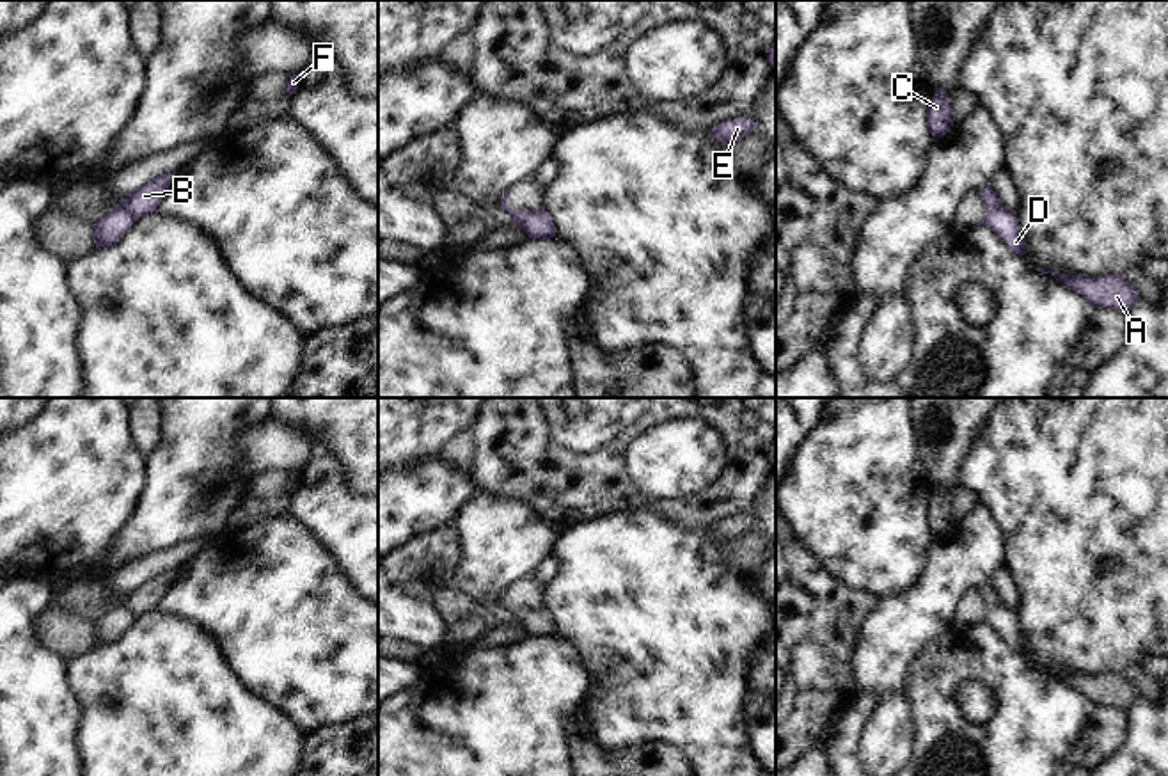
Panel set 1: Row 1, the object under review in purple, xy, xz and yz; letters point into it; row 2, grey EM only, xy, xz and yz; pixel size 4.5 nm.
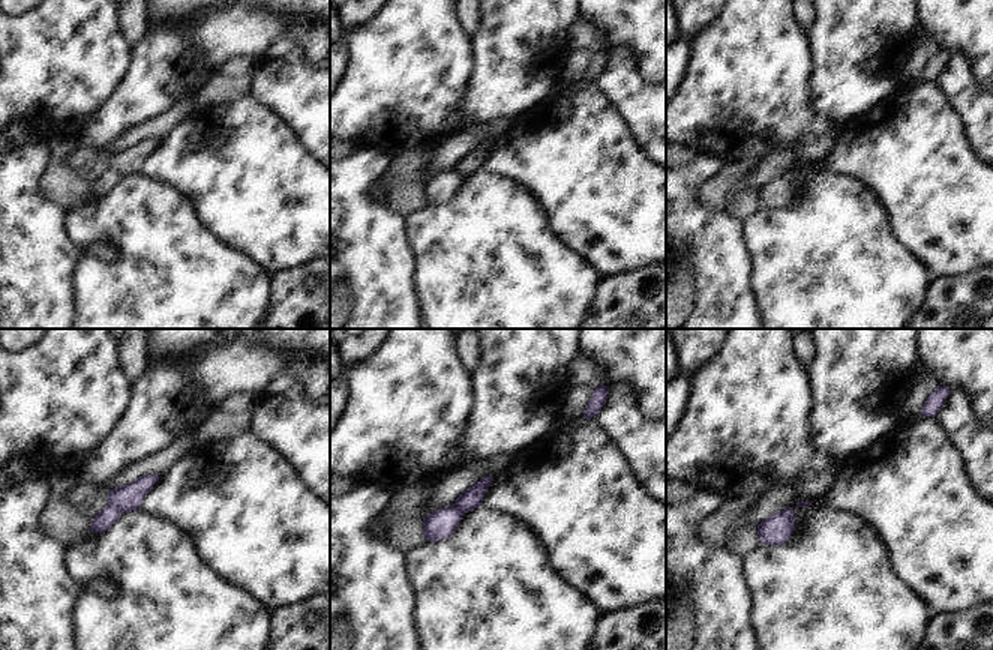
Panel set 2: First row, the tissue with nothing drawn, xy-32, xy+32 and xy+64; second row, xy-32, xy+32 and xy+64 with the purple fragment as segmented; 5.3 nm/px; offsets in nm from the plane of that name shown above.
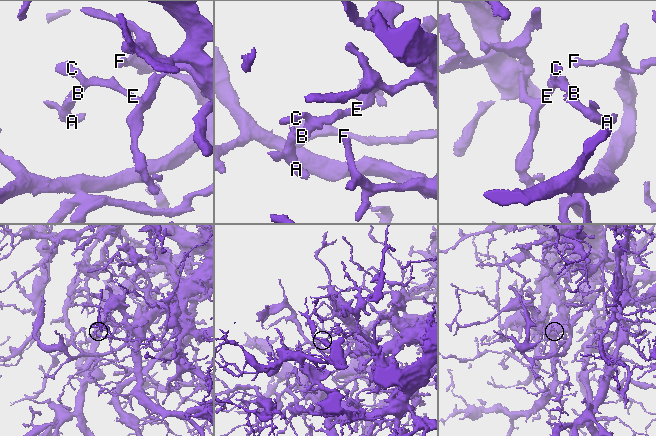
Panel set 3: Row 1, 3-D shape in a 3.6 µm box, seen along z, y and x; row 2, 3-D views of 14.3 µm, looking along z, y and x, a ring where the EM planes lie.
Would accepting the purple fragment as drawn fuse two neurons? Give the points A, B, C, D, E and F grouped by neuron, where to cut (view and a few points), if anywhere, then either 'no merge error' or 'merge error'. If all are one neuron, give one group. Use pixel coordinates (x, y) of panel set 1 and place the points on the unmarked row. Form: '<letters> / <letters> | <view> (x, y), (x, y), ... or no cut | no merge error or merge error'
A D / B C E F | xy (121, 602), (134, 617) | merge error

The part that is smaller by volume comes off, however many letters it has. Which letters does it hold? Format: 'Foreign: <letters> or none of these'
Foreign: A, D

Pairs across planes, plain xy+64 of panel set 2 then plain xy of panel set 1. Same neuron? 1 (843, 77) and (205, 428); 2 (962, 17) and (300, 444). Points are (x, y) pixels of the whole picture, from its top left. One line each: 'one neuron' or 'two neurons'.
1: one neuron
2: two neurons

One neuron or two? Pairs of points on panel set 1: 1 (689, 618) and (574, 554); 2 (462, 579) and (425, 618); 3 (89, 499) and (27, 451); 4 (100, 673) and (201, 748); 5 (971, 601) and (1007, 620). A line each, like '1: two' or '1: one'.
1: one
2: two
3: one
4: one
5: one

